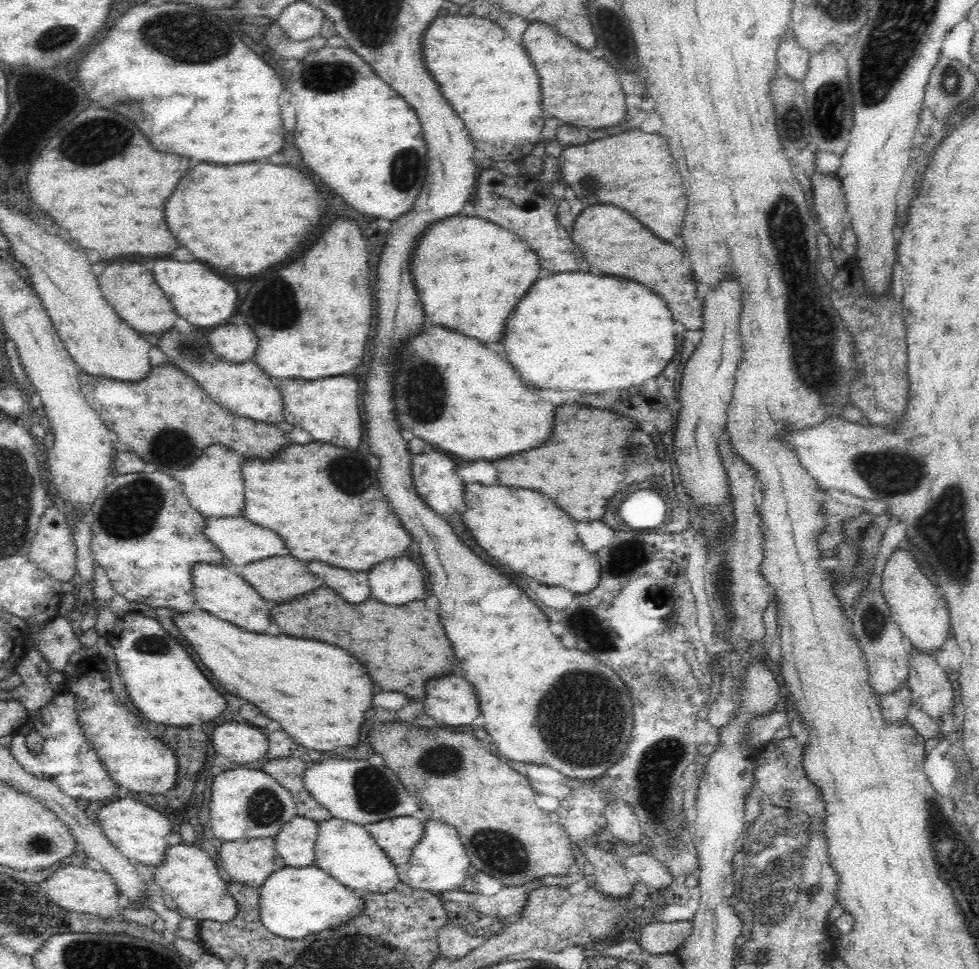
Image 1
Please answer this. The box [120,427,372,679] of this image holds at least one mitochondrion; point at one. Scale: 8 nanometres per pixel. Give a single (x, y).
(154, 644)

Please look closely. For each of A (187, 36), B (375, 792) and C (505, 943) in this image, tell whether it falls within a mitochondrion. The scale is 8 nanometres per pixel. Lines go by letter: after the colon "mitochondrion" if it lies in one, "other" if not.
A: mitochondrion
B: mitochondrion
C: other

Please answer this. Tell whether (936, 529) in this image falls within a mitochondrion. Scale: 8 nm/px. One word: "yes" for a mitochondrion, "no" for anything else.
yes

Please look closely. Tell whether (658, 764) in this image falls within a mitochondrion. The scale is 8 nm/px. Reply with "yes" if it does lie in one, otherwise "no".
yes

